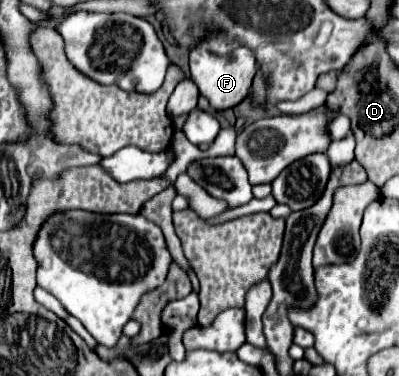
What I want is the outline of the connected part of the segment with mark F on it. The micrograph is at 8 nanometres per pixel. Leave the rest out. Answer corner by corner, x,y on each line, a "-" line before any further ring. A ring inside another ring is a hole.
204,47
190,51
192,81
200,89
200,95
204,95
208,99
208,103
214,111
224,111
224,109
230,109
230,107
236,107
238,103
242,103
246,99
246,95
250,93
250,85
256,75
256,69
258,69
256,59
254,59
252,51
248,51
246,47
238,47
236,53
230,55
230,59
216,57
216,55
208,53

